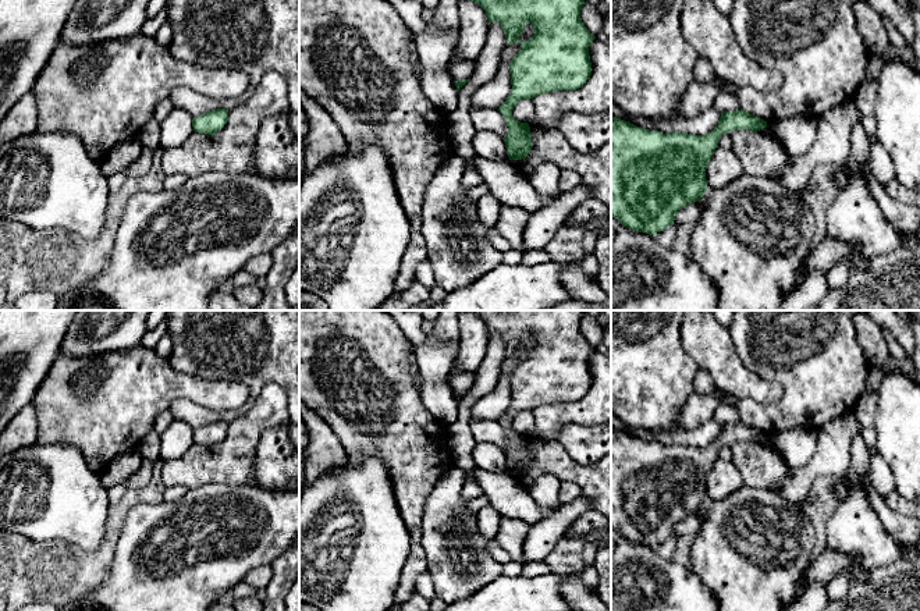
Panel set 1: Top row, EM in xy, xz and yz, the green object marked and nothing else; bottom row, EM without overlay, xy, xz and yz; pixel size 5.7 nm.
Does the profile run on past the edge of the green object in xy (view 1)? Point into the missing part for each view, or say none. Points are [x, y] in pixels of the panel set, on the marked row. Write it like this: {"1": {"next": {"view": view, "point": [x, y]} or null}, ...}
{"1": {"next": null}}

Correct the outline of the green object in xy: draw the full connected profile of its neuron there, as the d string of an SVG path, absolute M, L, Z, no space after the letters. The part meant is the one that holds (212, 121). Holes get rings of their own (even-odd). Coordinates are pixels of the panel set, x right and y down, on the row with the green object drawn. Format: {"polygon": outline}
{"polygon": "M217 109L202 116L193 117L192 127L195 132L214 135L228 120L228 110Z"}

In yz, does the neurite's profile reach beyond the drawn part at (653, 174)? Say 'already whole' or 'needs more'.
already whole

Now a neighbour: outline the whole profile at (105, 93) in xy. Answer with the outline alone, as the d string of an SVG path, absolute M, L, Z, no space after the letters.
M142 33L86 46L68 46L58 42L32 89L38 107L36 131L71 132L82 141L88 156L100 163L116 145L136 138L145 124L153 118L156 106L177 88L187 88L219 100L237 102L248 95L249 77L242 70L184 63L171 54L168 46L161 46L154 38Z

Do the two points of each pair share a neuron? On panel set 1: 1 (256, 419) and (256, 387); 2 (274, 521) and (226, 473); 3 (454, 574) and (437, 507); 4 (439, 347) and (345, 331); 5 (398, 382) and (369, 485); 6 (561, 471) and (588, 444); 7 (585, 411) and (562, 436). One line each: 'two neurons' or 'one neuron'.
1: two neurons
2: two neurons
3: one neuron
4: two neurons
5: two neurons
6: two neurons
7: two neurons

